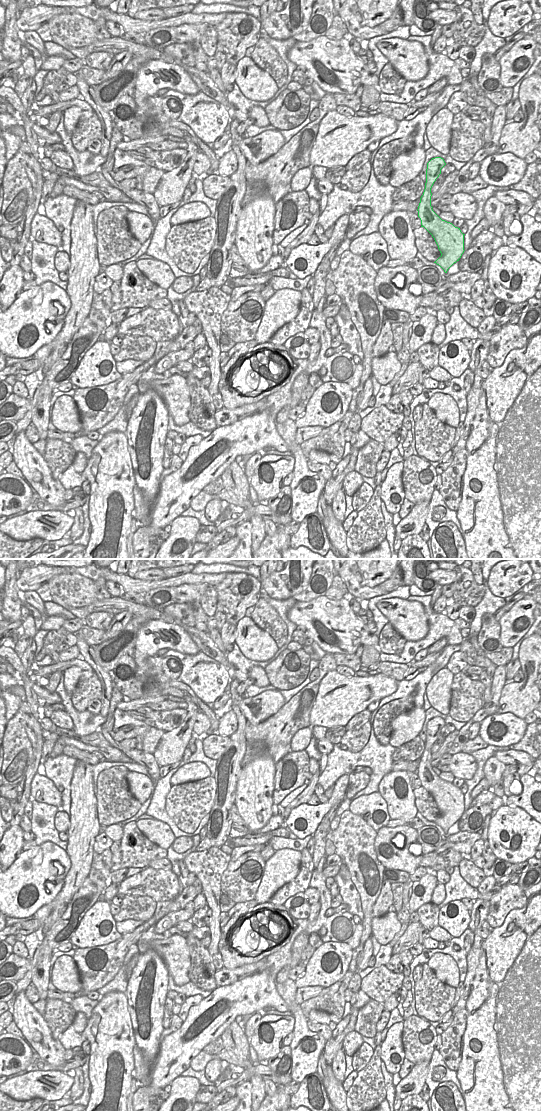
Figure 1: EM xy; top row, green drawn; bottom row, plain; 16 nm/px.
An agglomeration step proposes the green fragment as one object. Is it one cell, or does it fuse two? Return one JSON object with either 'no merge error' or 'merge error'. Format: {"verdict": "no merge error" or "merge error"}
{"verdict": "no merge error"}

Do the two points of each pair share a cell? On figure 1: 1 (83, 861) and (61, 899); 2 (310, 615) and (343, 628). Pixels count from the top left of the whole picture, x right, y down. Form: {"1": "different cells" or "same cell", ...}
{"1": "same cell", "2": "same cell"}

